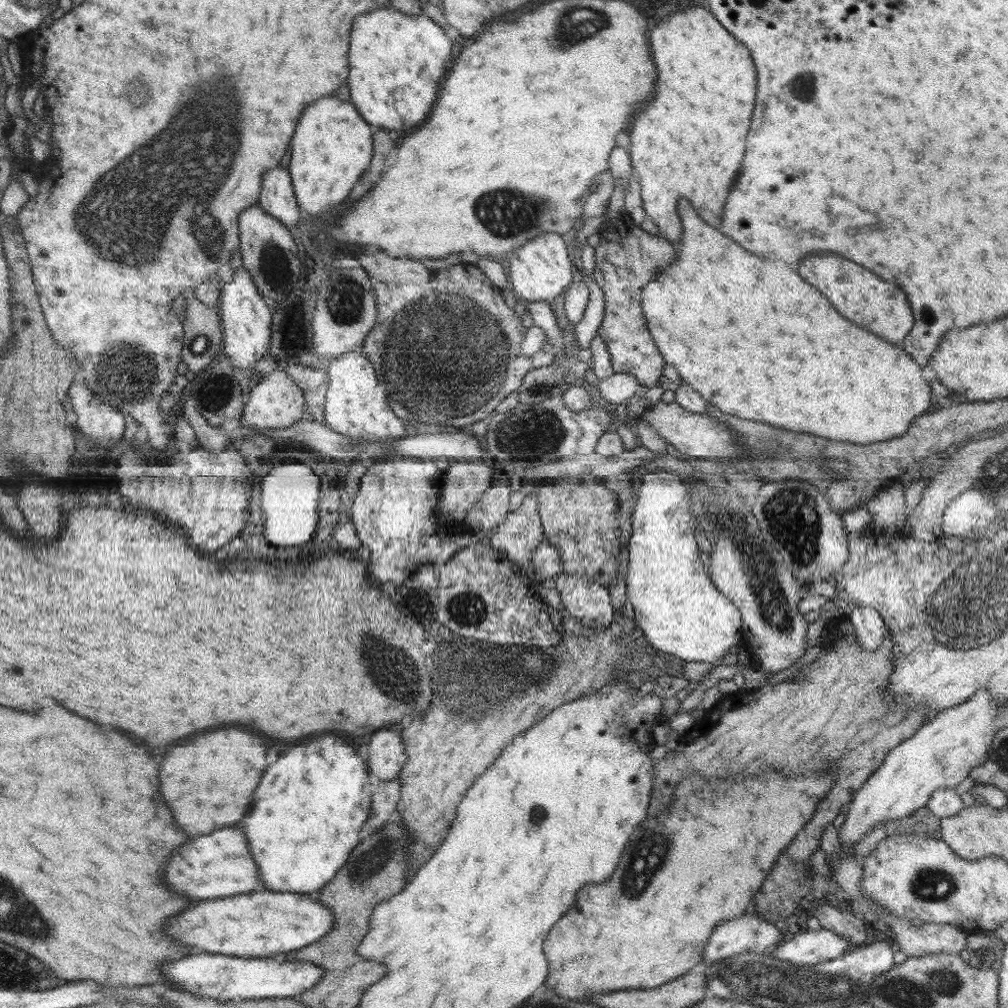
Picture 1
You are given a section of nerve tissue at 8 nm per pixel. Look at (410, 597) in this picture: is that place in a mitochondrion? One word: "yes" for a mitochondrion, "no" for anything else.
no

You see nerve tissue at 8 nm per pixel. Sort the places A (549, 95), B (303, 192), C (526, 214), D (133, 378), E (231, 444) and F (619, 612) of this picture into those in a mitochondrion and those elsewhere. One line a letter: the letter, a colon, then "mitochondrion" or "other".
A: other
B: other
C: mitochondrion
D: mitochondrion
E: other
F: other

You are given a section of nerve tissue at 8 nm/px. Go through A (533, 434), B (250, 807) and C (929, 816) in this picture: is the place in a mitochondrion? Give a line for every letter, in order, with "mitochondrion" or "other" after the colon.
A: mitochondrion
B: other
C: other

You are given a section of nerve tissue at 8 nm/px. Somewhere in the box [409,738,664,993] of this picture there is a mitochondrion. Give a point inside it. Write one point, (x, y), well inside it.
(536, 813)

